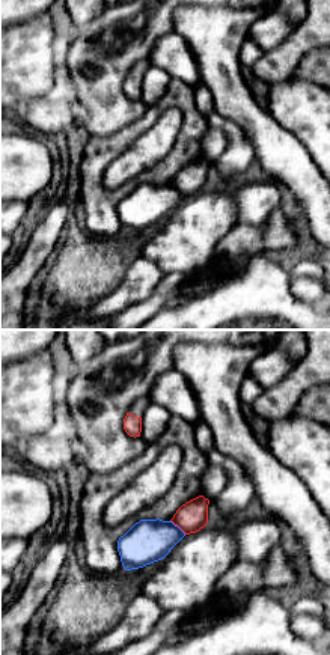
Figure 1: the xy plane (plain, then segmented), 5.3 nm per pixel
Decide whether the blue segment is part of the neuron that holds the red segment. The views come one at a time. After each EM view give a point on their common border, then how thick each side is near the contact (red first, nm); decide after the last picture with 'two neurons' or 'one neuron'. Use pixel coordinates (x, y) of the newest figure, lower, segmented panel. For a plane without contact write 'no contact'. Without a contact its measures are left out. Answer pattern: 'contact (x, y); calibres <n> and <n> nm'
contact (178, 526); calibres 160 and 240 nm

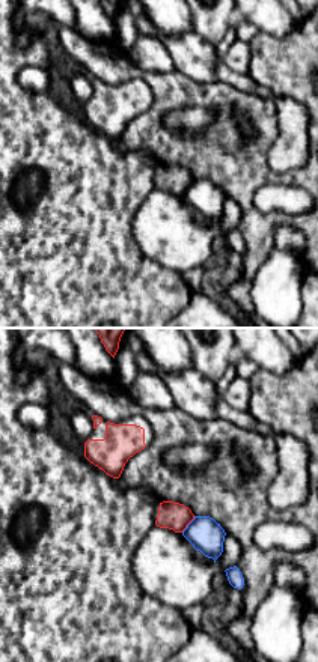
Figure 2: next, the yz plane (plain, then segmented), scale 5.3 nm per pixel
contact (189, 522); calibres 150 and 180 nm

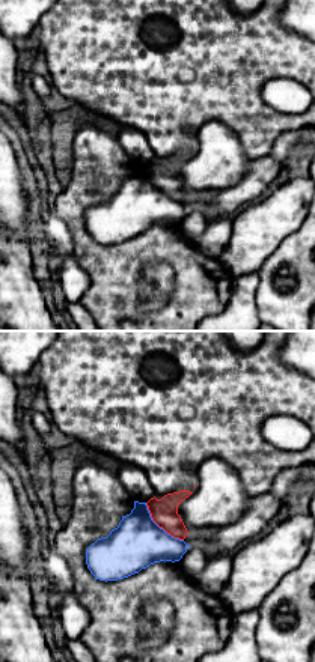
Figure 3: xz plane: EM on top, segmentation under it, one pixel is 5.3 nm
contact (160, 527); calibres 140 and 280 nm

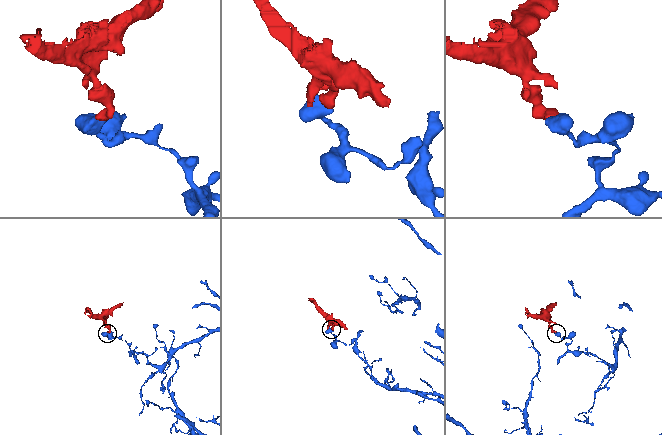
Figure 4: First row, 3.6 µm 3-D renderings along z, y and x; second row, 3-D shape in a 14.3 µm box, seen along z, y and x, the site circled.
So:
two neurons

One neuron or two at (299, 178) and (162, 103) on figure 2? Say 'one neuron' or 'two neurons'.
one neuron

